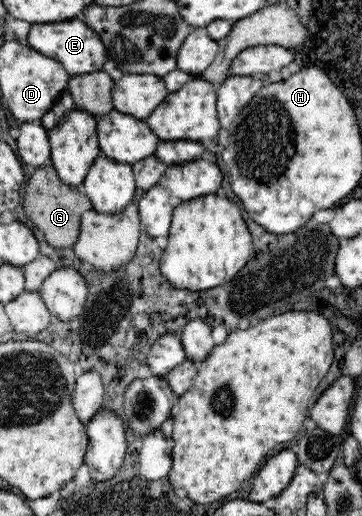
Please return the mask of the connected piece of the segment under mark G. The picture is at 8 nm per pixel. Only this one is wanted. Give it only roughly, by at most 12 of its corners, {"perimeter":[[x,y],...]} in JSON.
{"perimeter":[[53,166],[35,168],[23,212],[54,248],[70,248],[92,209]]}

